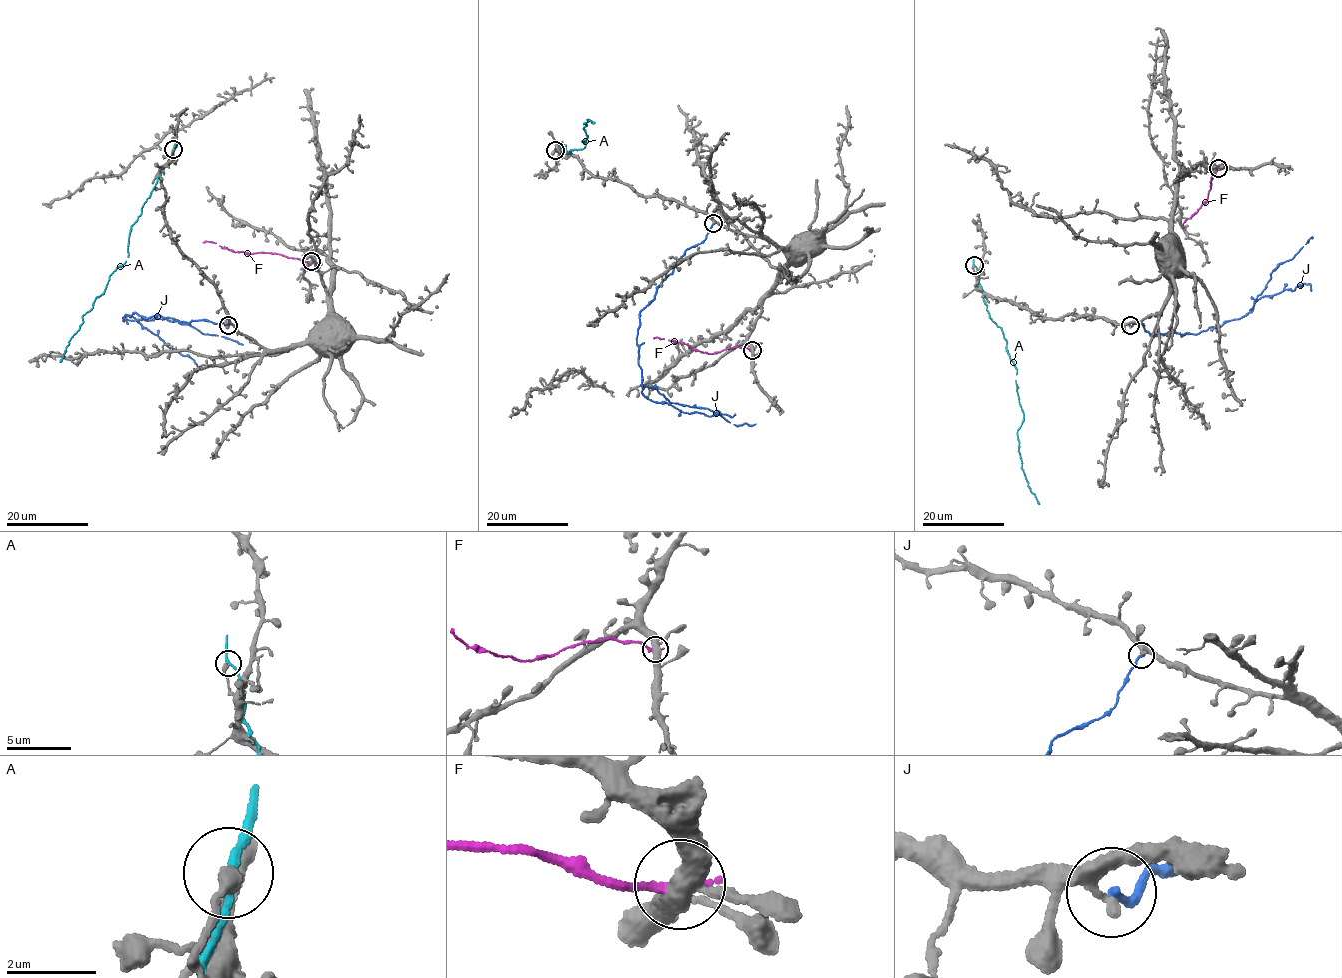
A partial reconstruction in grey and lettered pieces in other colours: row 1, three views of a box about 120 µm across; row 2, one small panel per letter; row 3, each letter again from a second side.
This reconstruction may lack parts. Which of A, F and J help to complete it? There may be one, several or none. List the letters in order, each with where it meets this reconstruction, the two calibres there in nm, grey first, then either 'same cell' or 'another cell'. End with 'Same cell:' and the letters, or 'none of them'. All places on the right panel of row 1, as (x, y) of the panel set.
A: contact (974, 265); calibres 320 and 150 nm; another cell
F: contact (1218, 168); calibres 400 and 220 nm; another cell
J: contact (1130, 325); calibres 200 and 170 nm; another cell
Same cell: none of them

